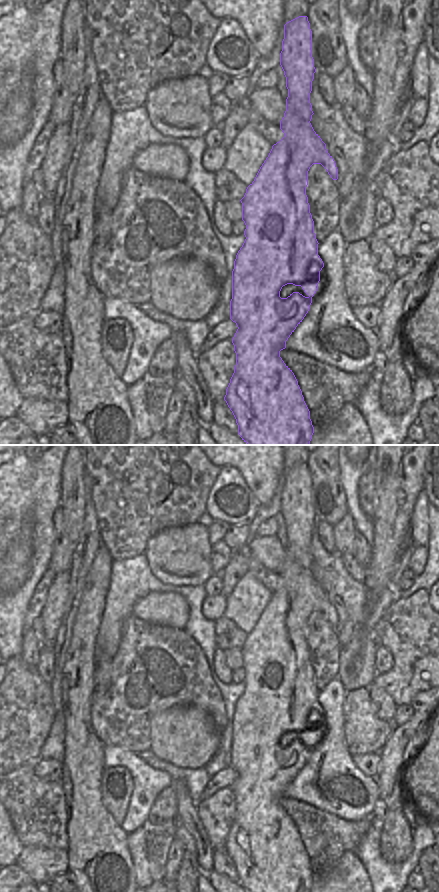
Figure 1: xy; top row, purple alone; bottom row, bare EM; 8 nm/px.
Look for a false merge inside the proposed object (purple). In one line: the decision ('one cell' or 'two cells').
one cell

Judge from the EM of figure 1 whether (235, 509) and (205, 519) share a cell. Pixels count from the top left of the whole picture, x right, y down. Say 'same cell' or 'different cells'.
different cells

